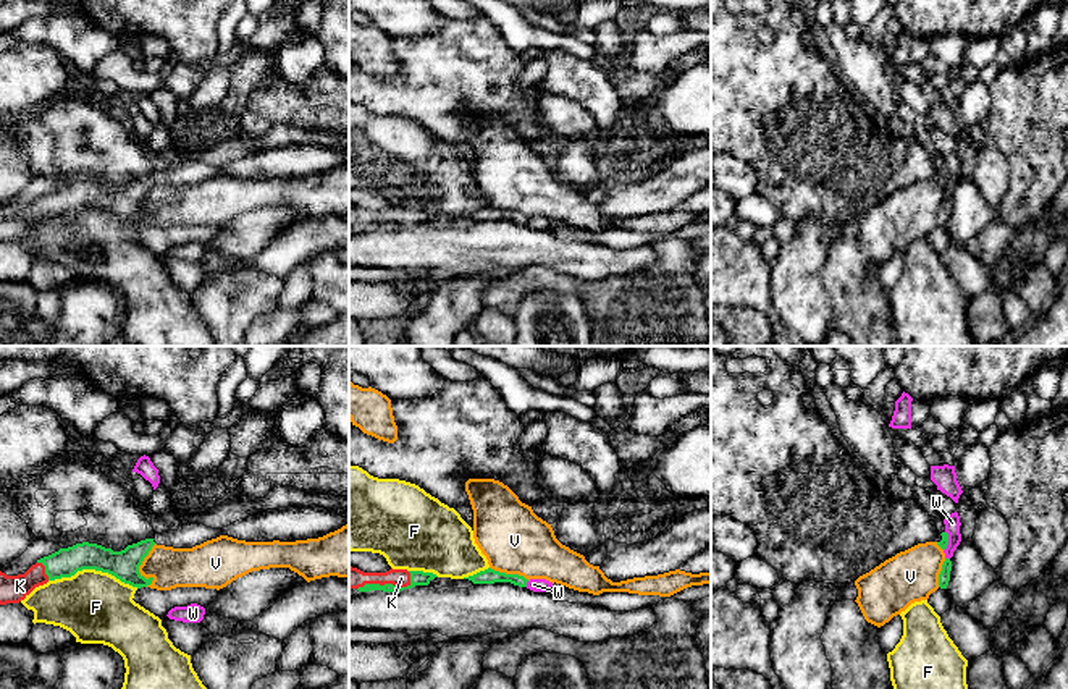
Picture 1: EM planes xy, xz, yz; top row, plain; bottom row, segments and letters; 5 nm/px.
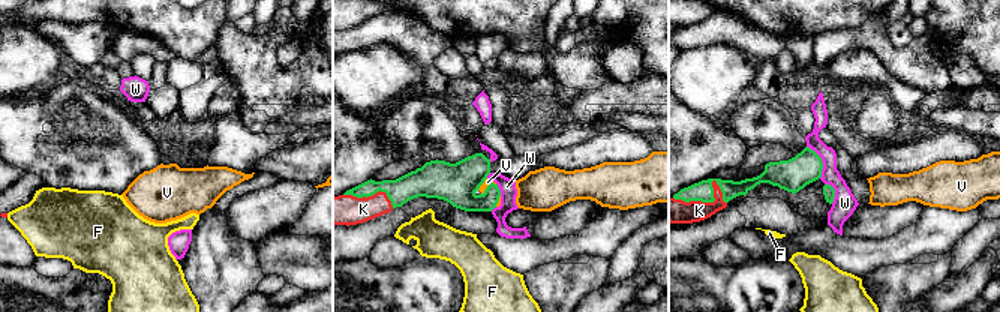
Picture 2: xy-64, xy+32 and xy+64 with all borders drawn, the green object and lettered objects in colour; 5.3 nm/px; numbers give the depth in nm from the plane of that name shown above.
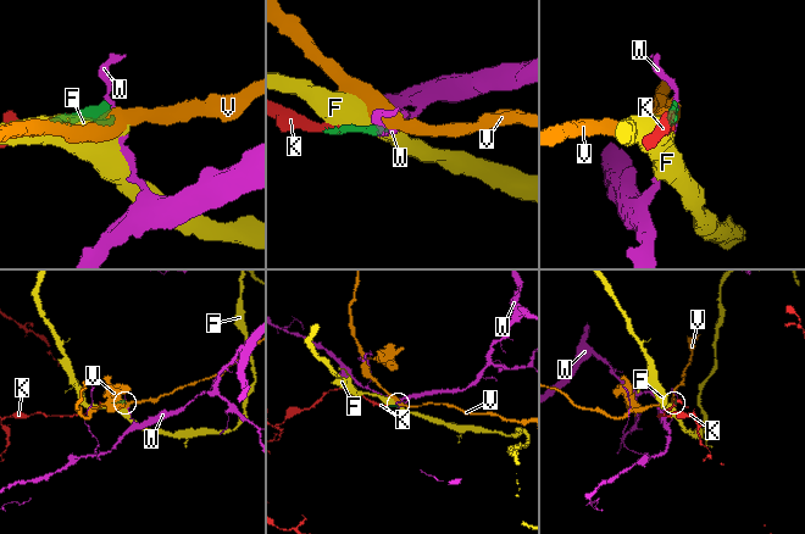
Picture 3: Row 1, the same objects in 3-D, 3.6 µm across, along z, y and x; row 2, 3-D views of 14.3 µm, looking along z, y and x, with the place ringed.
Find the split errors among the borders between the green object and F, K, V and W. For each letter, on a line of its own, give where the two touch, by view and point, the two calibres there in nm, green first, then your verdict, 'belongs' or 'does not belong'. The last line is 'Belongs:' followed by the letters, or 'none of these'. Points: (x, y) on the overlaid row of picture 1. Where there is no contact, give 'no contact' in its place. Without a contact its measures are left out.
F: meets green in xy at (94, 568); 150 nm thick on the green side, 360 nm on the other; does not belong
K: meets green in xz at (388, 584); 80 nm thick on the green side, 110 nm on the other; belongs
V: meets green in xy at (138, 568); 150 nm thick on the green side, 200 nm on the other; does not belong
W: meets green in xz at (525, 584); 80 nm thick on the green side, 60 nm on the other; does not belong
Belongs: K

